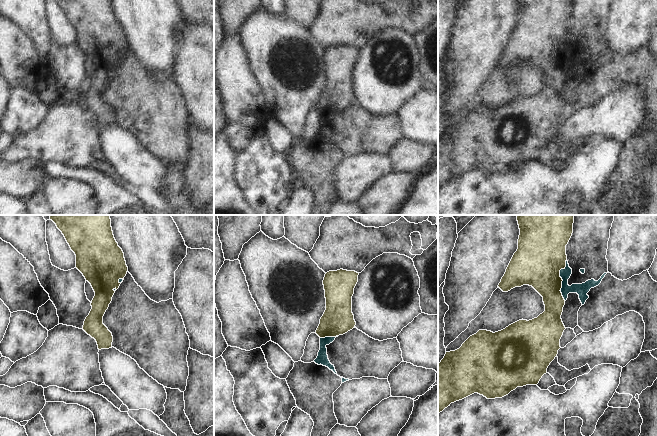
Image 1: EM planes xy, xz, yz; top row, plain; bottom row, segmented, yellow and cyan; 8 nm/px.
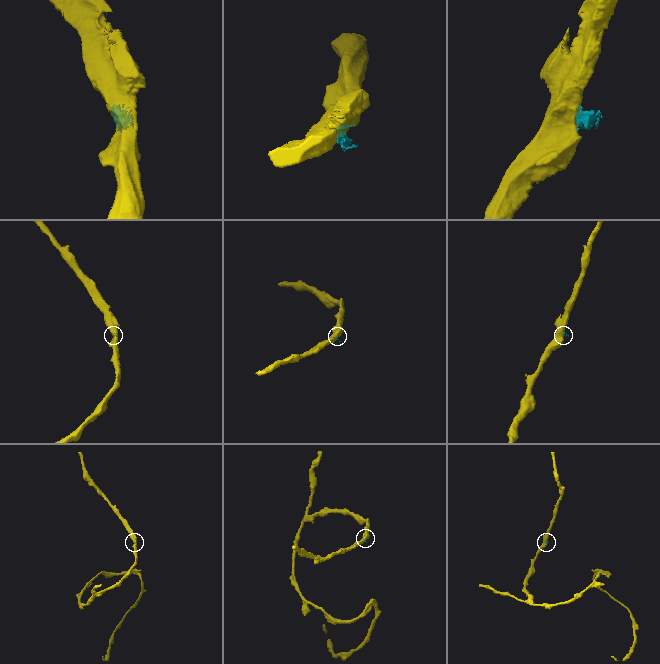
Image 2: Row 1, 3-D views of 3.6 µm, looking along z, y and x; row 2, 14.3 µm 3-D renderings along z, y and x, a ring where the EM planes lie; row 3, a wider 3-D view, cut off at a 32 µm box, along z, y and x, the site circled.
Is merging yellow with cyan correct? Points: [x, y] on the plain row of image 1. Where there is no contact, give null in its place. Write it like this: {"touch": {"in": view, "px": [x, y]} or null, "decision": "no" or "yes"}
{"touch": {"in": "yz", "px": [561, 55]}, "decision": "no"}

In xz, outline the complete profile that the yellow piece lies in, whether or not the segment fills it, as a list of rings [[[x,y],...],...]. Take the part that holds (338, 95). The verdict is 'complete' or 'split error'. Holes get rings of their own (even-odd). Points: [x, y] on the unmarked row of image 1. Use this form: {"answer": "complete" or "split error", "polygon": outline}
{"answer": "complete", "polygon": [[[337,46],[325,50],[323,61],[326,86],[320,95],[316,110],[320,114],[343,111],[355,104],[352,89],[352,72],[359,49]]]}

